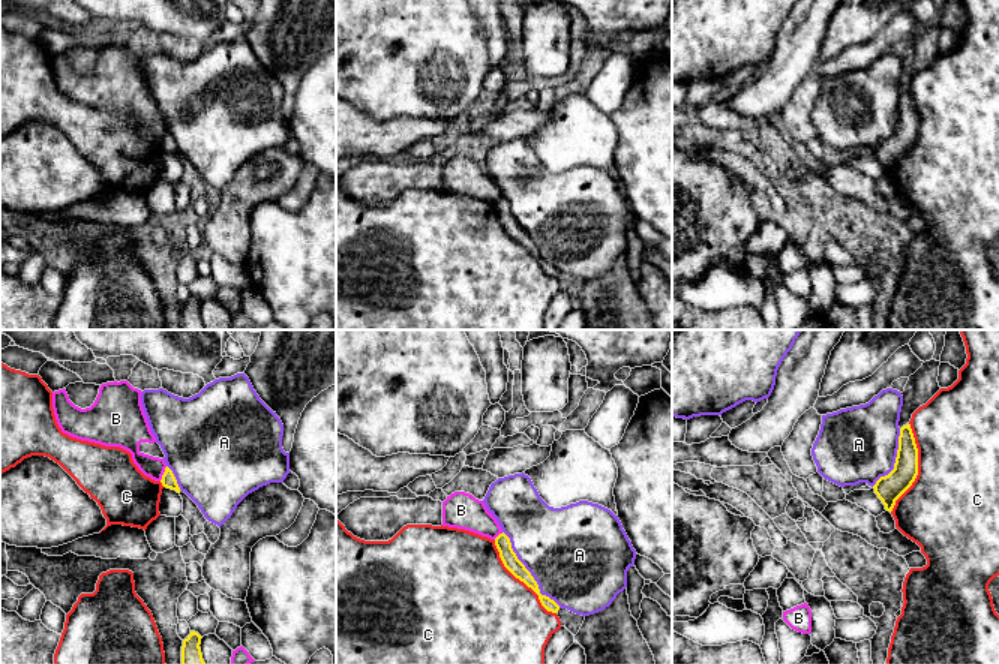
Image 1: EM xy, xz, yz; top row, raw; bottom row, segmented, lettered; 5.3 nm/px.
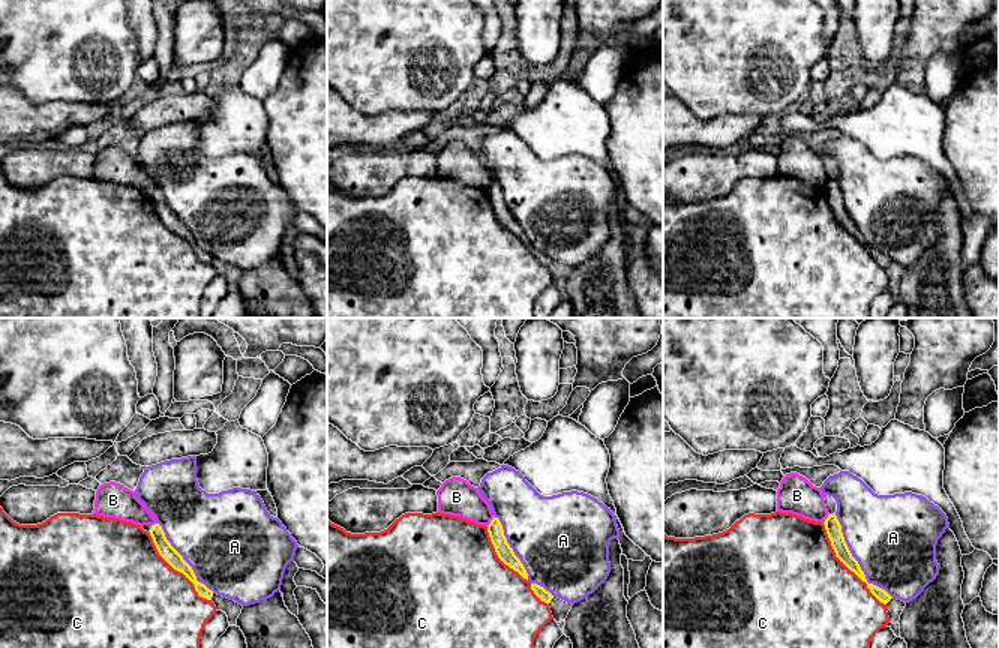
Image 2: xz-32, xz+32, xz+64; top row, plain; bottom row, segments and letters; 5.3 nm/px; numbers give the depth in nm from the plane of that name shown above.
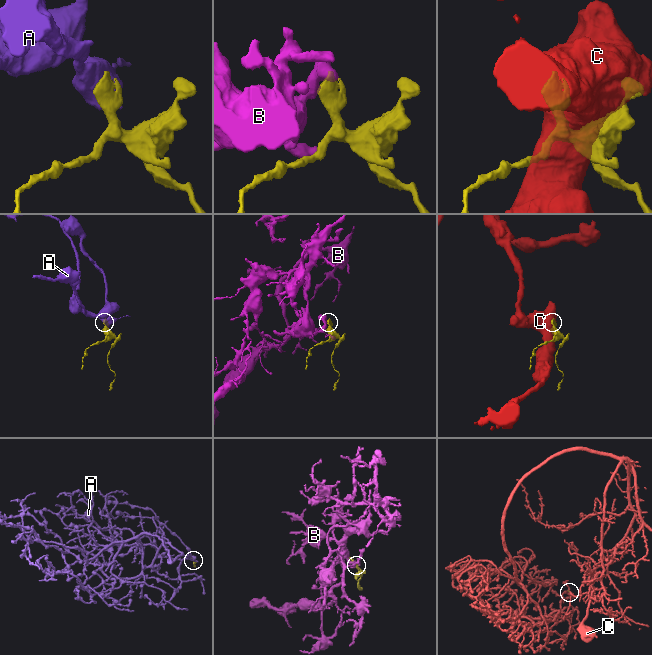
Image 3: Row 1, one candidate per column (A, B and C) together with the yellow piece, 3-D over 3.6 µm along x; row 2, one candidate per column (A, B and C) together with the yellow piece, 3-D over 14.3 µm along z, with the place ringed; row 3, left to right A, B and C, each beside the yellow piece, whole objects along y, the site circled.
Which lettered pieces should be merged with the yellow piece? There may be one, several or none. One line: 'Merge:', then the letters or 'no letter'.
Merge: no letter

